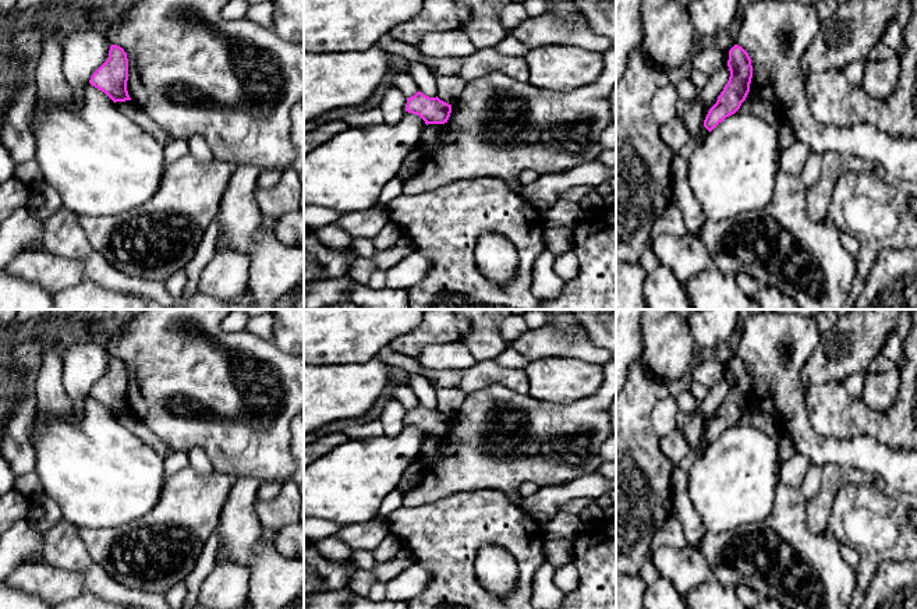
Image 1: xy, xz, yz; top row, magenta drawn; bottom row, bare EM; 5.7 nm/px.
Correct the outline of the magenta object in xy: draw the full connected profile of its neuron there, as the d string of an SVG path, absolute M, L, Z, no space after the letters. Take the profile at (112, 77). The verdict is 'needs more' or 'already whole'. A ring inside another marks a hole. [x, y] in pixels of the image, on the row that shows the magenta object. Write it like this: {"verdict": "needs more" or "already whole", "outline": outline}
{"verdict": "already whole", "outline": "M111 45L109 59L92 74L89 84L105 92L114 103L131 100L127 91L128 59L123 47Z"}

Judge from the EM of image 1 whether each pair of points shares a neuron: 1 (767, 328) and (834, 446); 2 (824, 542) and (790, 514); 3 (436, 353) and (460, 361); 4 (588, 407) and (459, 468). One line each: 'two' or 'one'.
1: one
2: one
3: one
4: one

